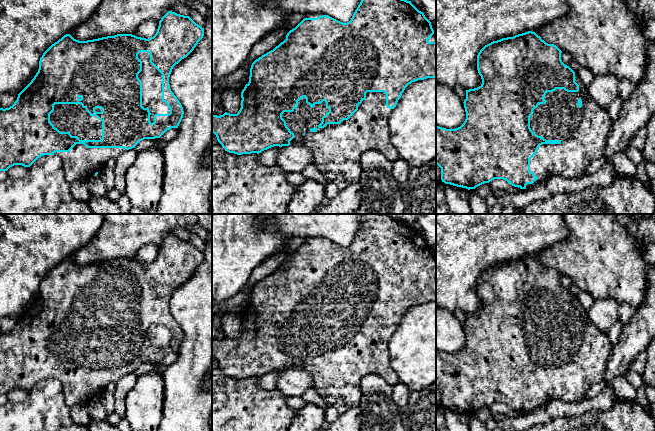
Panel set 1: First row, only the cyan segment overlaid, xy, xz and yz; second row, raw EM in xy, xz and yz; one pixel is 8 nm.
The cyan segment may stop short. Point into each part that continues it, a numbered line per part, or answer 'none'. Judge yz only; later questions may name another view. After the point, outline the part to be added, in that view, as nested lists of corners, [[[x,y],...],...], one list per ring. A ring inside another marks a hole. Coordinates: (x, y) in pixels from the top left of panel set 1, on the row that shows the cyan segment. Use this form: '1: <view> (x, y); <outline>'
1: yz (583, 132); [[[577,72],[578,92],[556,89],[547,92],[545,104],[539,104],[530,117],[530,128],[546,140],[560,144],[542,144],[530,160],[530,171],[538,177],[526,189],[553,176],[579,178],[589,164],[603,156],[612,127],[608,109],[601,108],[588,93]]]

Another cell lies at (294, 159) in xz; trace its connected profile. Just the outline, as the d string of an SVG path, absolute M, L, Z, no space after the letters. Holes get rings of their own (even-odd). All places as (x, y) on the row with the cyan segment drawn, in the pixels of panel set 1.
M282 146L276 164L286 173L300 173L313 163L311 151L305 146Z

